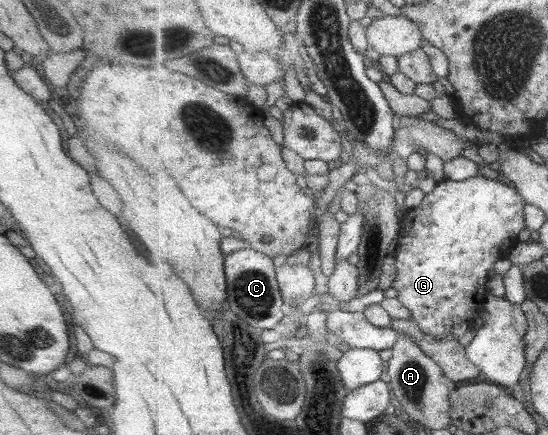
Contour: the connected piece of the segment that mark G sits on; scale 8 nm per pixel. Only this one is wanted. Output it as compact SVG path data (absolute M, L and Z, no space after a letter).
M476 175L462 182L444 179L436 184L420 206L409 209L410 213L404 217L398 253L394 256L397 272L391 286L397 291L396 297L412 312L410 321L418 323L425 333L438 338L452 334L456 324L474 324L474 320L485 310L489 294L486 285L494 271L494 264L508 257L510 249L518 243L518 233L526 229L525 203L522 195L507 180L494 181Z

